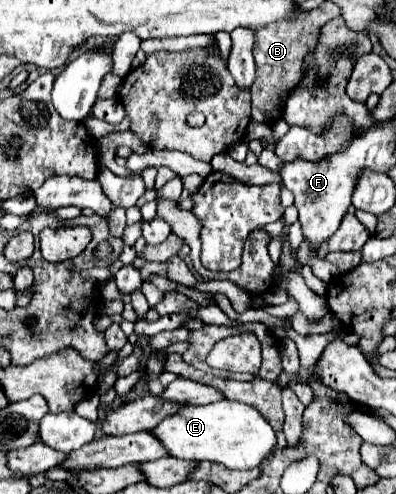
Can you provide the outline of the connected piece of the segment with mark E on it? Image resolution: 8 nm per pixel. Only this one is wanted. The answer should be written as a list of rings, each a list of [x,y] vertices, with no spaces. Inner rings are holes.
[[[229,399],[211,403],[211,405],[201,405],[201,407],[183,407],[179,413],[167,417],[167,421],[157,425],[153,429],[153,433],[159,437],[159,441],[163,441],[163,445],[167,445],[171,457],[193,459],[193,461],[215,461],[229,469],[259,467],[277,449],[277,437],[275,437],[273,427],[269,425],[269,421],[255,407],[249,407],[239,401],[229,401]]]

